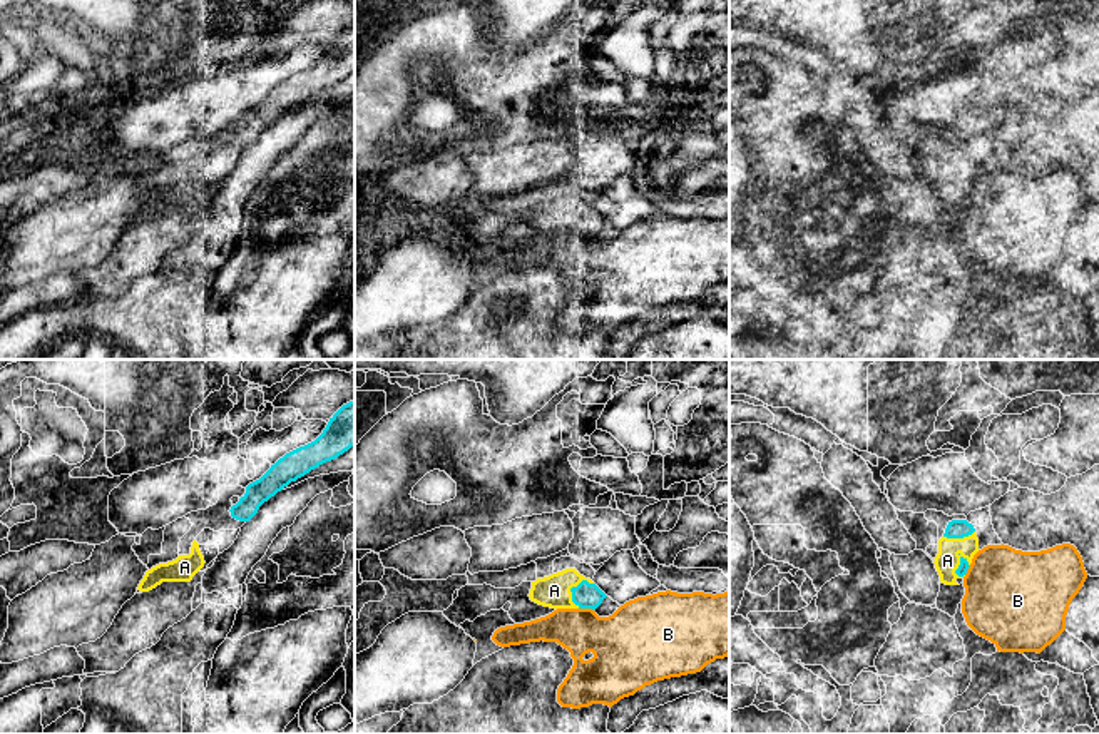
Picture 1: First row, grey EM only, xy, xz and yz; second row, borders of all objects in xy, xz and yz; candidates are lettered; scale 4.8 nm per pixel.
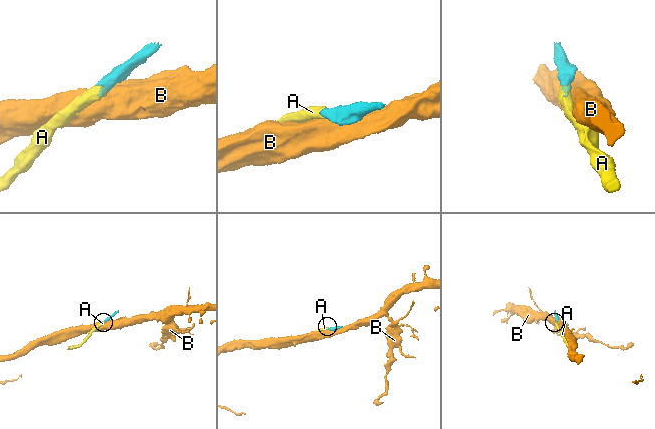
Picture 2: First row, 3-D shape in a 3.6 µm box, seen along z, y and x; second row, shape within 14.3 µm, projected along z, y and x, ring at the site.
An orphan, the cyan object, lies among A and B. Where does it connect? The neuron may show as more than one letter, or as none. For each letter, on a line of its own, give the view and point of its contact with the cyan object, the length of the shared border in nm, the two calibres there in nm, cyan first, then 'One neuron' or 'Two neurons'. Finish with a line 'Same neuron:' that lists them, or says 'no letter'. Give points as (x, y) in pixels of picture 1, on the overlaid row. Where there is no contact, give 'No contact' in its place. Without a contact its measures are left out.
A: Touches cyan at xz (572, 587). Shared border 150 nm. Thickness 130 nm (cyan) against 160 nm. One neuron
B: Touches cyan at xz (587, 607). Shared border 80 nm. Thickness 130 nm (cyan) against 320 nm. Two neurons
Same neuron: A

